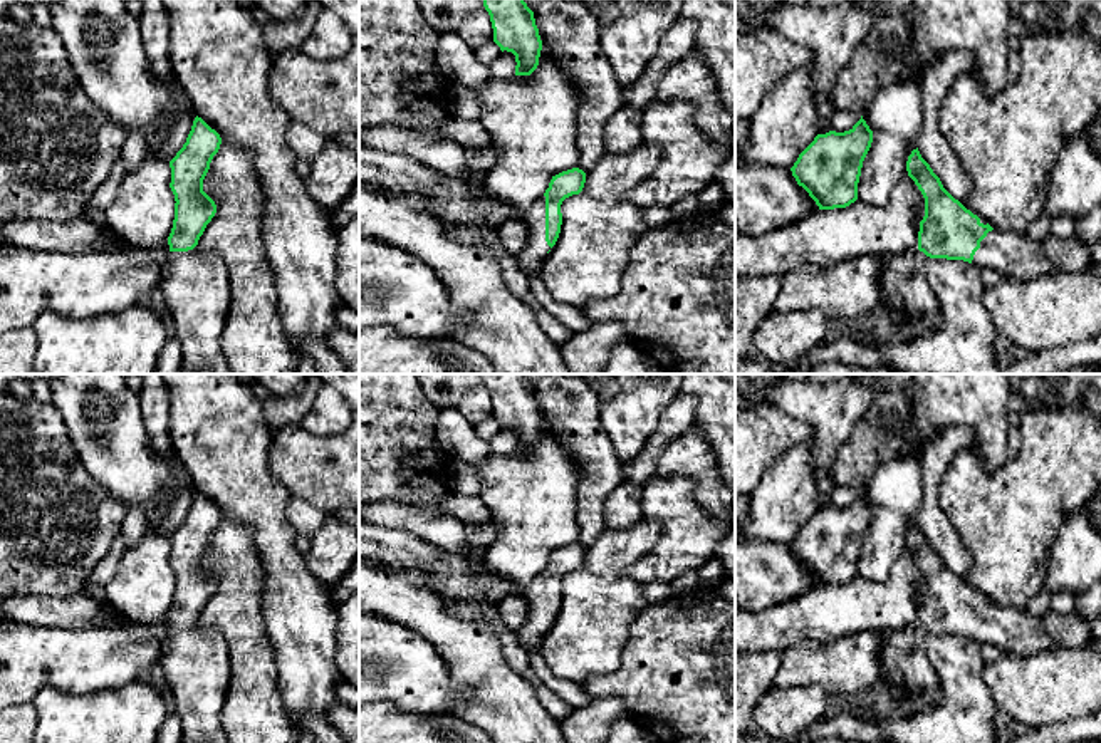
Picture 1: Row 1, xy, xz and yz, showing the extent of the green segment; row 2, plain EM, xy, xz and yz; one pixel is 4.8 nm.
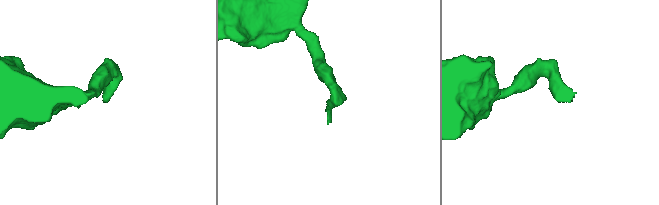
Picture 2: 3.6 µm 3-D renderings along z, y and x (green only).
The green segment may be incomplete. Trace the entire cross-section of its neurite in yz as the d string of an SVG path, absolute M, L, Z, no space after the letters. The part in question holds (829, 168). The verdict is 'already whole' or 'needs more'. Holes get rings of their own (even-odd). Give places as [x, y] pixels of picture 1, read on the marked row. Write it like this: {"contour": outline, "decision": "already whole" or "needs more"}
{"contour": "M863 116L849 131L817 134L791 168L792 176L819 210L846 208L858 200L861 168L871 143L873 131Z", "decision": "already whole"}

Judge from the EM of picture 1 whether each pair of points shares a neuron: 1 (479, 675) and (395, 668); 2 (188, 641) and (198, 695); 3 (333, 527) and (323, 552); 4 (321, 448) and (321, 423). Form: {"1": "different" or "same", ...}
{"1": "different", "2": "same", "3": "same", "4": "different"}

